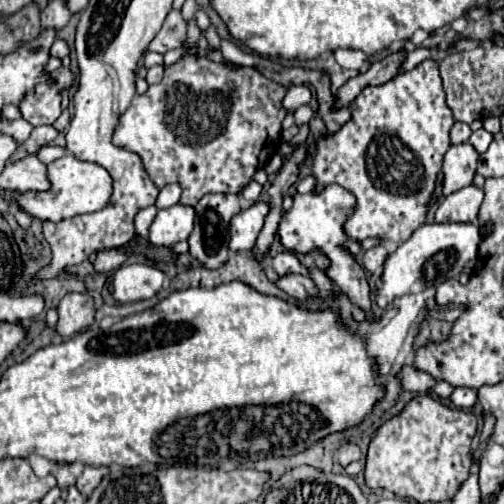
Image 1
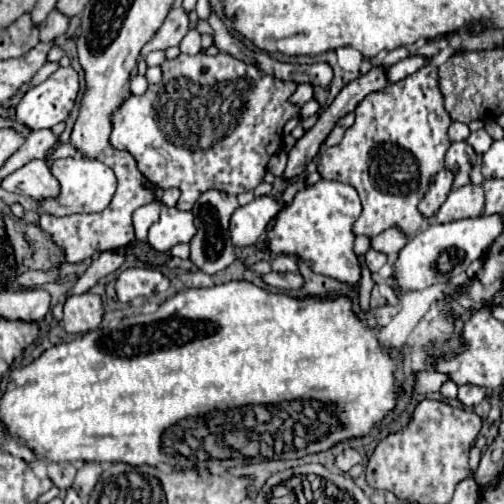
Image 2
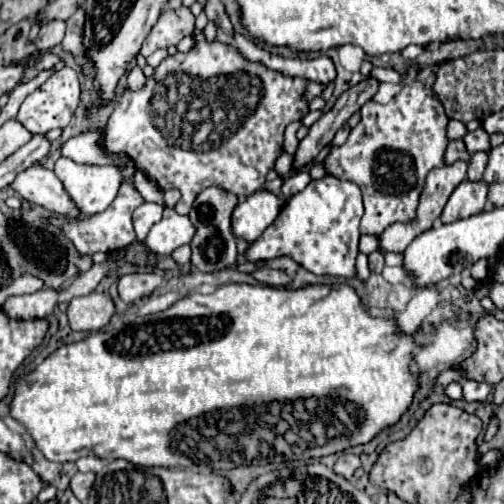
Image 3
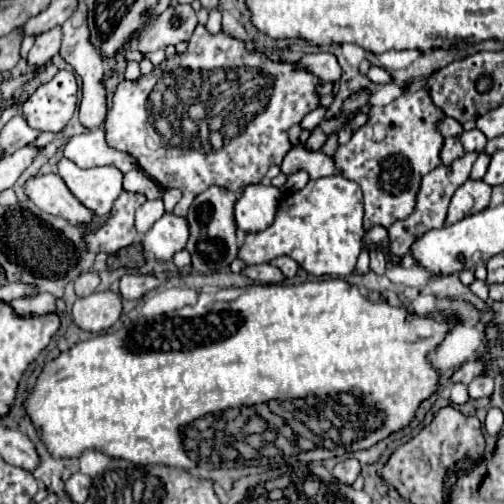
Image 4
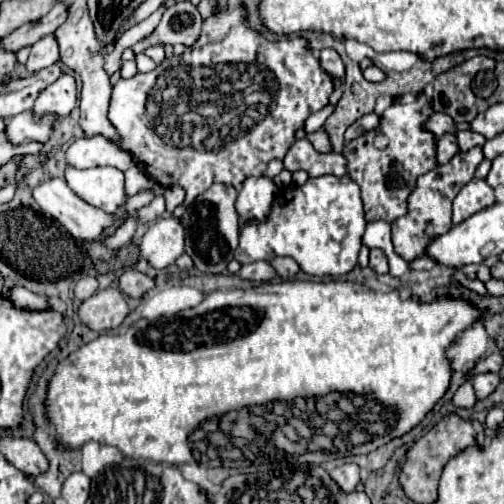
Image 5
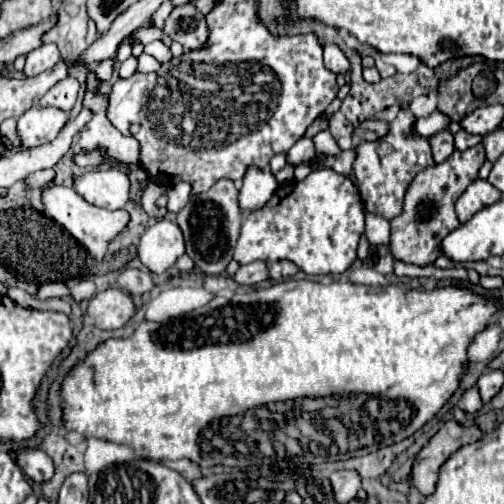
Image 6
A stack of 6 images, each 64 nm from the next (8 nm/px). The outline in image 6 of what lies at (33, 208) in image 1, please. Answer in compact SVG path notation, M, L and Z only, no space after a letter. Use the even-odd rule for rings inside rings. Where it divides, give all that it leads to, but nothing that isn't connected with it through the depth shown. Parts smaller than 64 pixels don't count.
M90 170L74 178L74 190L94 206L120 210L128 202L130 180L122 170Z

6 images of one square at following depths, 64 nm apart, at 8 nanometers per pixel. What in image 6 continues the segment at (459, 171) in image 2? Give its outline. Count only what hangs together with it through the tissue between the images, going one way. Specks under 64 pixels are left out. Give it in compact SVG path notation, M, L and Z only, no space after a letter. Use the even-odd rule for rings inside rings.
M450 130L438 132L436 136L430 138L430 146L432 146L432 154L434 154L434 162L440 164L444 162L456 148L454 148L454 134Z

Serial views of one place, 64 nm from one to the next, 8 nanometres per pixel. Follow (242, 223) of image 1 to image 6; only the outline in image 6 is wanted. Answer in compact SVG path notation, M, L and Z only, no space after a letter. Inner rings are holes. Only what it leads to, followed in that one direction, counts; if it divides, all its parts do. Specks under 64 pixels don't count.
M248 168L244 176L242 190L238 194L238 204L244 212L252 212L256 208L262 208L272 198L272 192L276 192L278 184L270 170L260 168Z

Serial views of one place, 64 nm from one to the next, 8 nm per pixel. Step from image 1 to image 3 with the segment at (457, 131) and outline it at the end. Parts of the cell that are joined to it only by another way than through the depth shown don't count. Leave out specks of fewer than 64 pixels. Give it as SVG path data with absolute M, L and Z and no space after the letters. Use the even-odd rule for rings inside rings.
M450 120L450 124L448 124L448 140L464 138L466 132L468 132L468 130L466 130L466 126L464 126L462 122L458 122L458 120Z

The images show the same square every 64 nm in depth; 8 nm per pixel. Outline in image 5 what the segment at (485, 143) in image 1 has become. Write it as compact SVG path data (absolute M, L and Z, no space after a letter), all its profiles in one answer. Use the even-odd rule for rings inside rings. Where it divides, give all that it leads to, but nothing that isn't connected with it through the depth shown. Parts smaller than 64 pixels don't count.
M472 130L458 132L456 136L458 136L458 144L460 144L460 150L462 150L462 152L466 152L466 150L470 150L470 148L474 148L474 146L484 146L484 142L486 142L486 138L484 138L482 134L472 132Z

